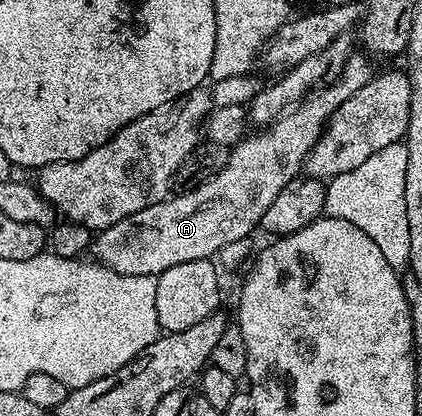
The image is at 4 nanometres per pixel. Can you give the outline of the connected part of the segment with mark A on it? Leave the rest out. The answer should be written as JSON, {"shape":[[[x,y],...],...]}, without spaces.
{"shape":[[[351,54],[338,79],[328,82],[314,93],[300,99],[298,103],[284,111],[275,122],[266,124],[260,130],[263,131],[260,135],[248,134],[238,144],[231,147],[228,163],[215,176],[209,177],[195,187],[180,190],[180,195],[175,193],[157,205],[149,205],[149,209],[141,209],[141,213],[133,213],[129,217],[117,221],[117,225],[102,228],[92,238],[89,248],[90,258],[122,275],[156,277],[165,273],[173,265],[218,256],[233,241],[250,236],[254,232],[254,227],[258,228],[262,224],[265,209],[269,209],[269,205],[273,205],[277,193],[281,193],[281,189],[285,189],[285,185],[289,185],[289,181],[300,178],[309,153],[313,149],[313,145],[317,145],[323,130],[327,128],[333,112],[345,101],[349,101],[349,97],[353,97],[353,93],[357,93],[357,89],[361,89],[361,85],[365,85],[373,78],[370,63],[372,60],[366,54],[363,55]]]}

